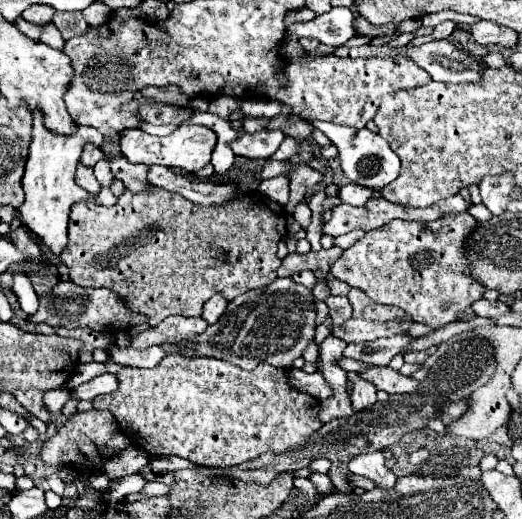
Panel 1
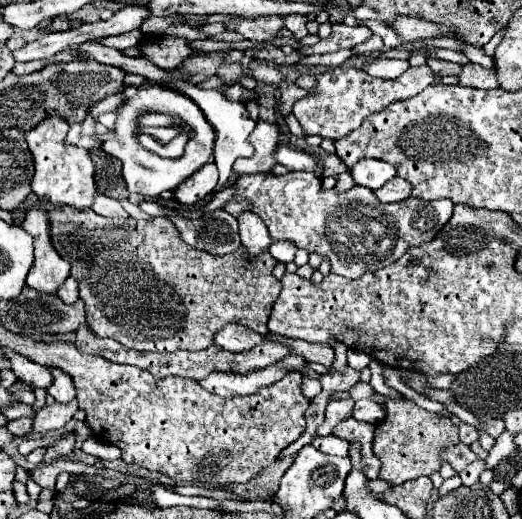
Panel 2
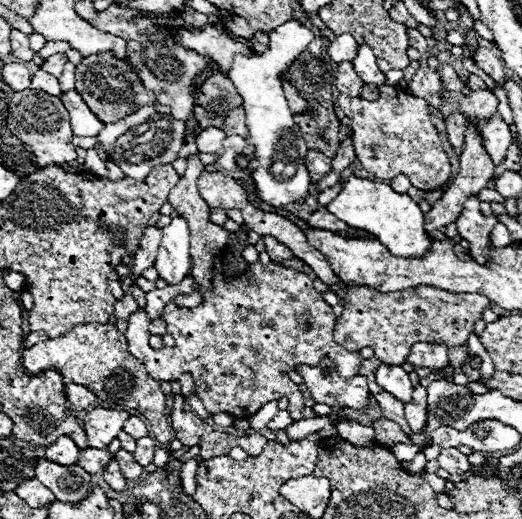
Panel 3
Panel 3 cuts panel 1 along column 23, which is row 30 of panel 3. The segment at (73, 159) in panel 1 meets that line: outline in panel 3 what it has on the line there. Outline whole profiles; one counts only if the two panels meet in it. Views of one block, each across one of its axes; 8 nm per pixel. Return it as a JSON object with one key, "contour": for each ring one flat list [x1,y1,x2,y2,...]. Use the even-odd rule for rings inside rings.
{"contour":[[206,24,202,32,198,34,192,34,184,28,180,28,176,32,176,38,174,38,176,44,184,46,184,48,190,48,190,50,196,50,200,54,206,54,210,56,210,60,224,72,228,74,228,68,232,64,232,58,236,52,242,52,242,54,252,54,252,50,242,44,242,42,236,42,228,36,228,32,224,32,222,28,218,26,212,26,212,24]]}

